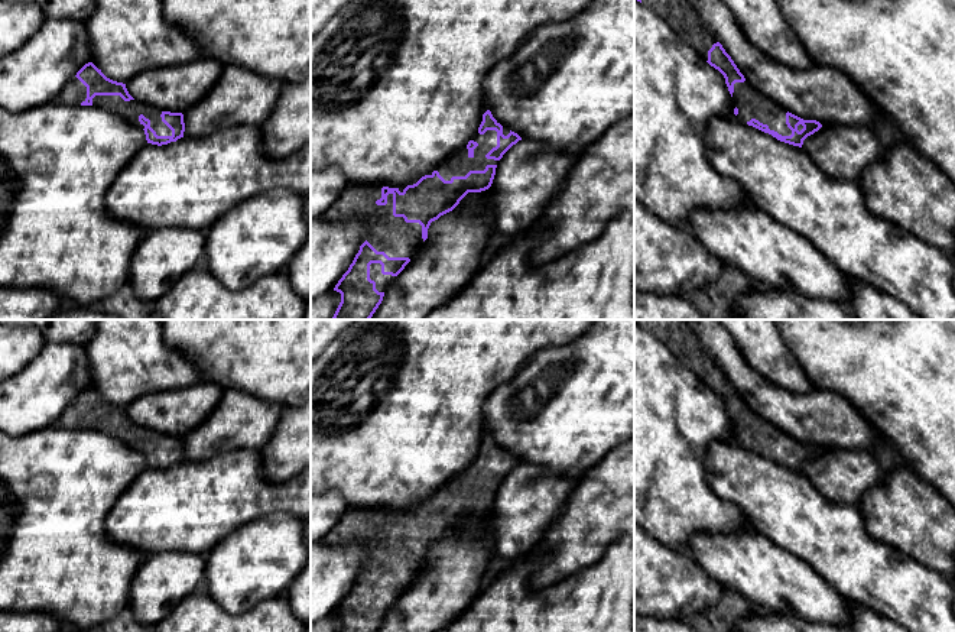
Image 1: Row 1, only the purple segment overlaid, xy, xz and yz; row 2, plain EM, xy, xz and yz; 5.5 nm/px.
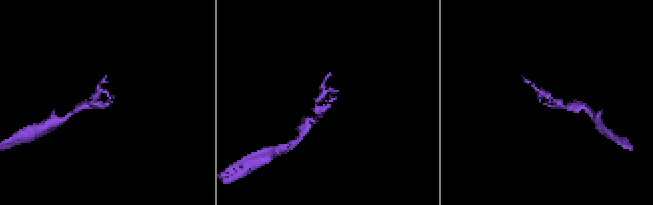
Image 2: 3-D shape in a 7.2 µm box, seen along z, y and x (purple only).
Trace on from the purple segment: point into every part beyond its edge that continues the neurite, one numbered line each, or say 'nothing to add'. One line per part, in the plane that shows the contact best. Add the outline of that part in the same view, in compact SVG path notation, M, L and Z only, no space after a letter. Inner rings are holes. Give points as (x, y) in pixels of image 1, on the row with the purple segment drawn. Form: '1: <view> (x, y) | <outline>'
1: xz (386, 233) | M350 184L322 217L334 223L366 217L367 242L377 252L413 259L423 242L422 226L393 215L393 194L387 195L386 205L377 205L381 188L381 184Z

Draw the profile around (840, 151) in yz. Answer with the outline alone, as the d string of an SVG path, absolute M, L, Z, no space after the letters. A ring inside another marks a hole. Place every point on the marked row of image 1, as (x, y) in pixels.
M829 124L803 140L802 149L829 176L860 181L865 166L884 155L871 127Z

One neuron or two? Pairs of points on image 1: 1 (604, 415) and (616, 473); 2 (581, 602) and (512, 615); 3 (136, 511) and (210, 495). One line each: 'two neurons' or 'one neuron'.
1: two neurons
2: one neuron
3: one neuron

